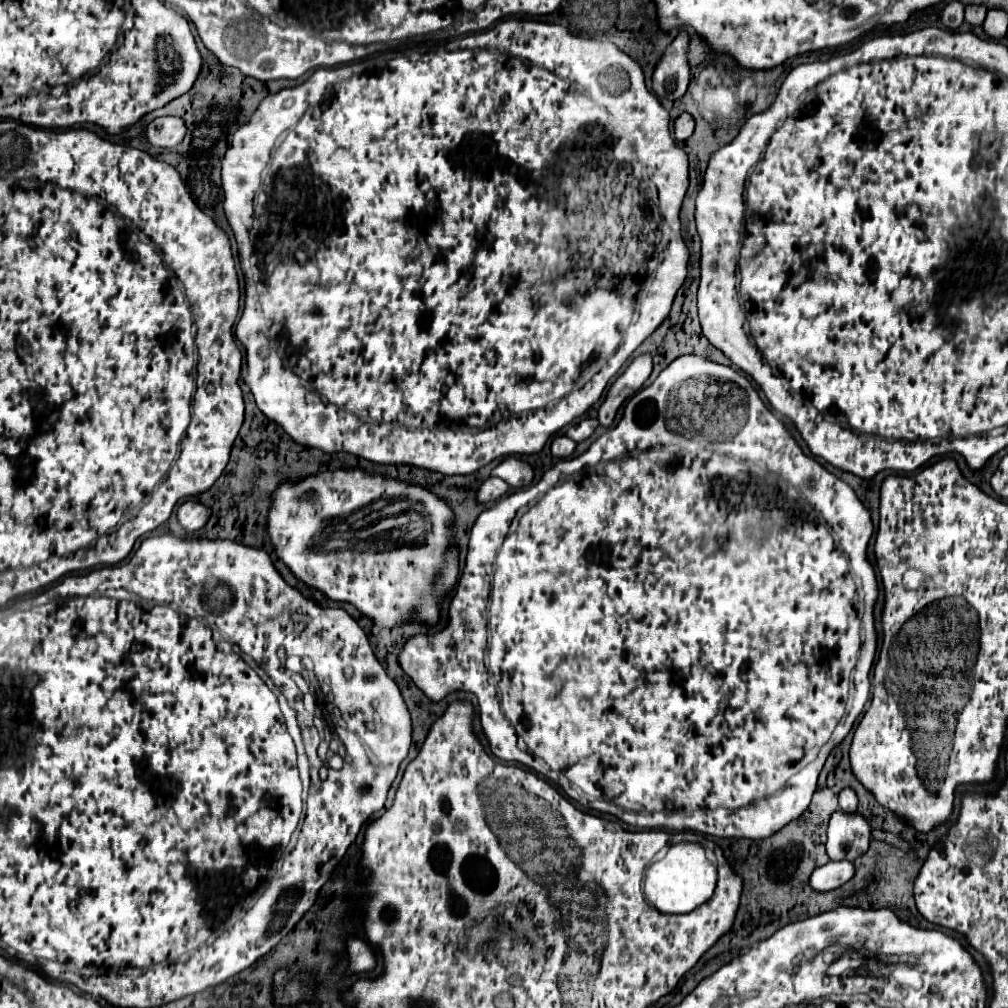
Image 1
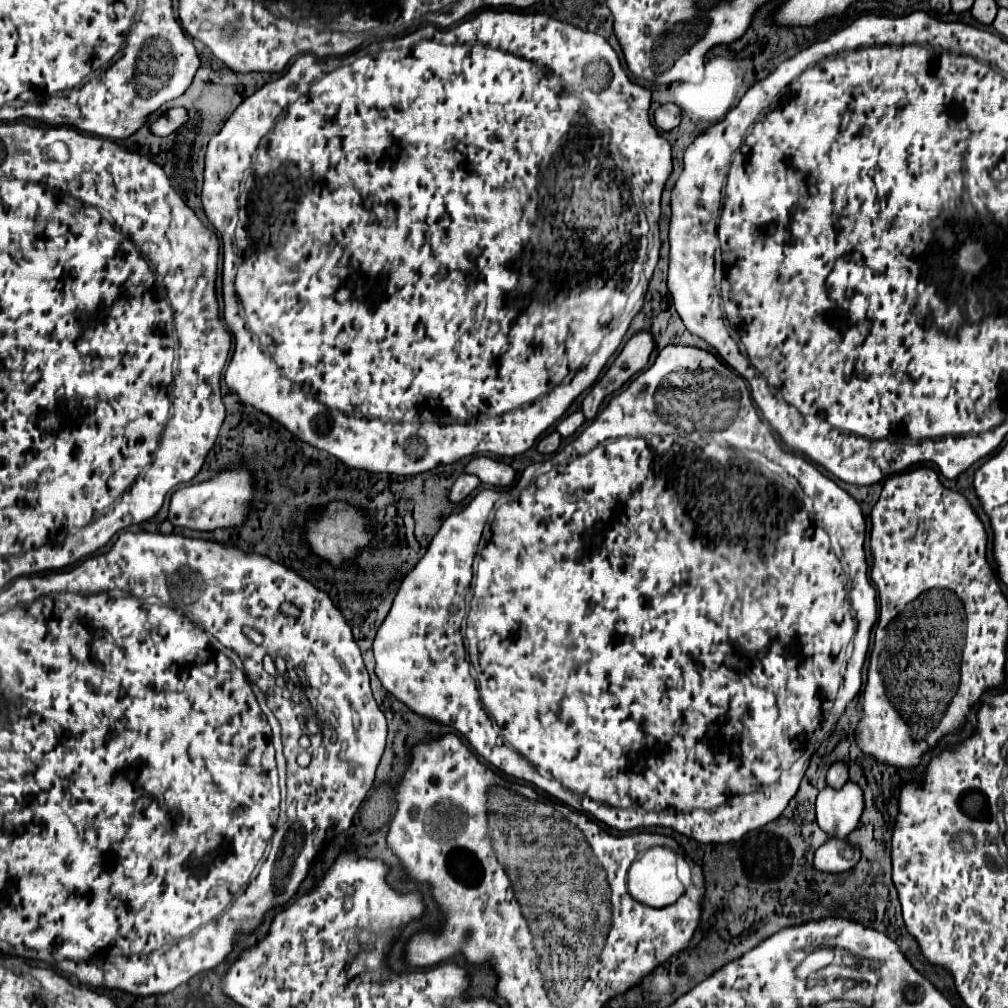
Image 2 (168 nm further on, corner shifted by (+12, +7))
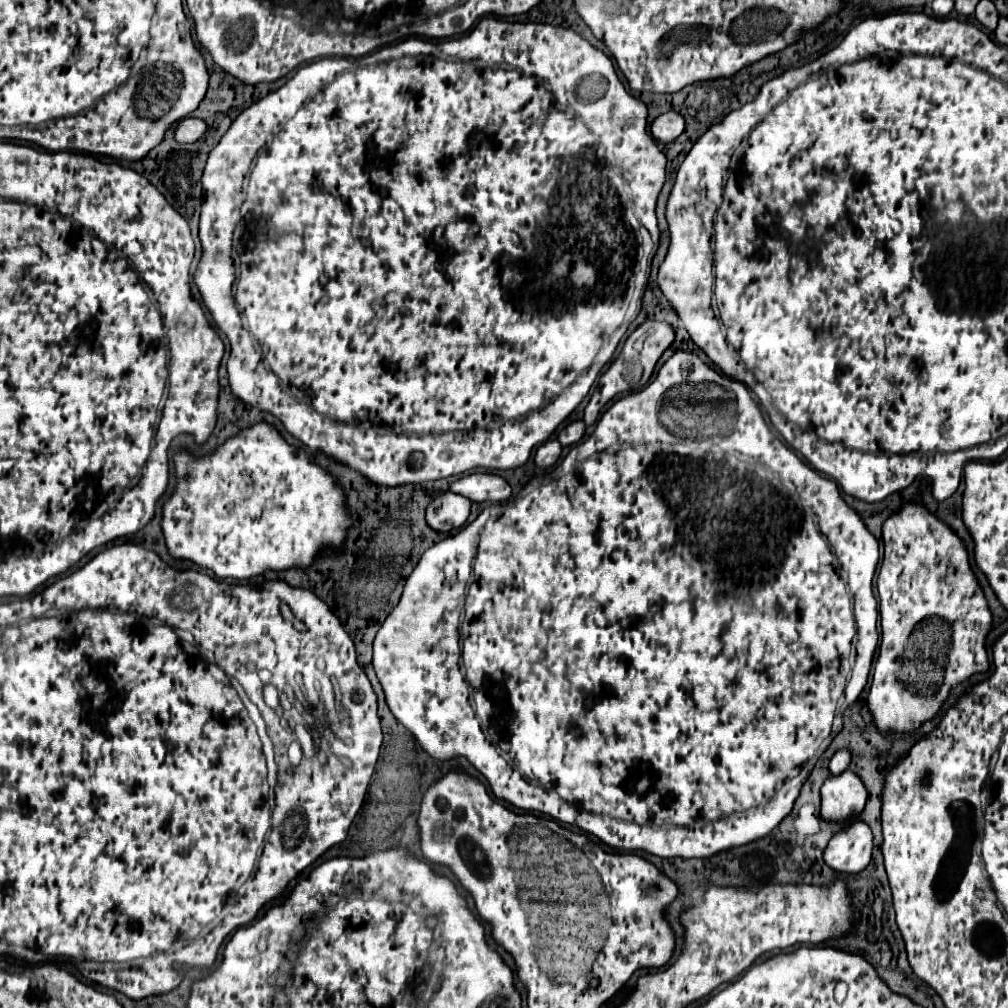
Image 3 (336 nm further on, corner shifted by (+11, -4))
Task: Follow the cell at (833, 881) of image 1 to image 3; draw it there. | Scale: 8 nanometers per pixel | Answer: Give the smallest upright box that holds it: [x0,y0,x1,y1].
[823,820,873,874]

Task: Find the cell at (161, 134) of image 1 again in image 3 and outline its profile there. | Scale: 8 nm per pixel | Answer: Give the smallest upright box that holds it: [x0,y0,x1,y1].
[175,118,207,144]

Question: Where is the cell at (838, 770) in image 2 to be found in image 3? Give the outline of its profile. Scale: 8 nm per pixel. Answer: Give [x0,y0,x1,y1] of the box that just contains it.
[829,750,851,776]

